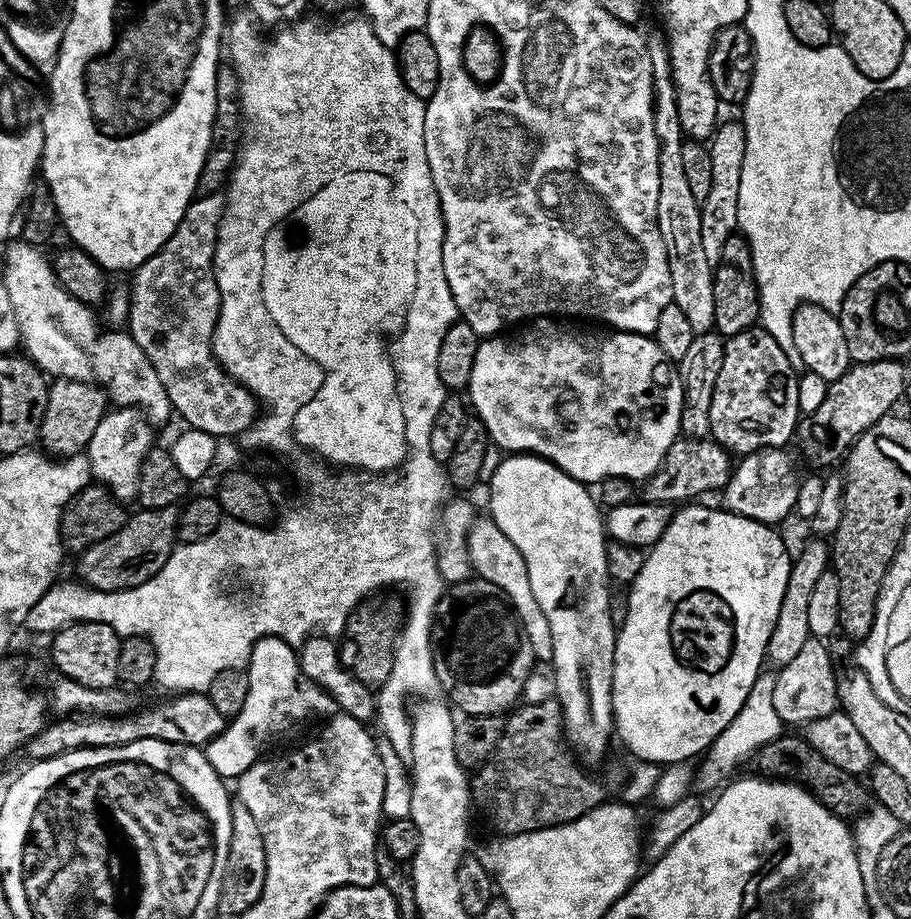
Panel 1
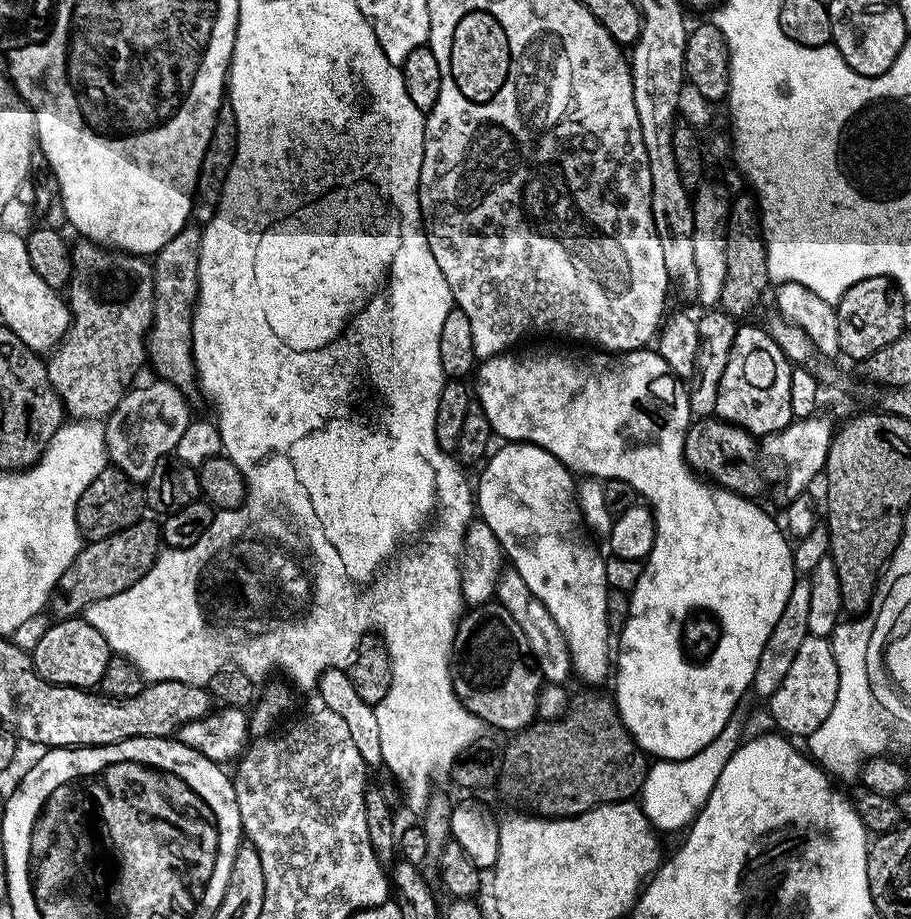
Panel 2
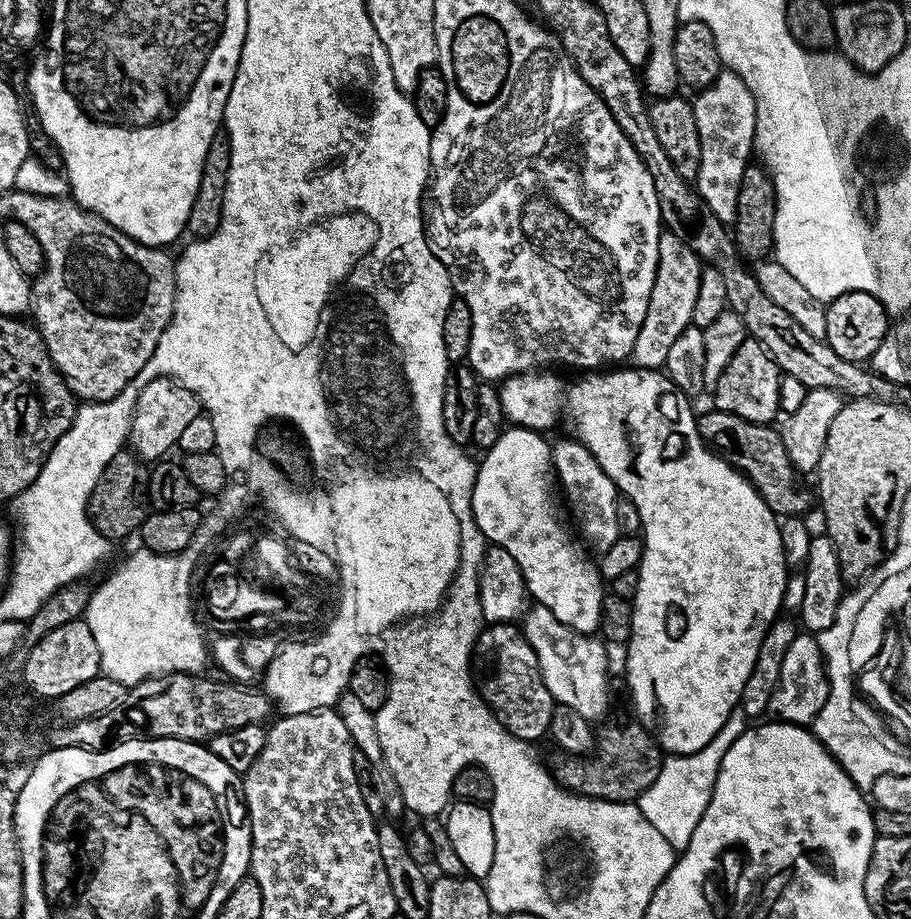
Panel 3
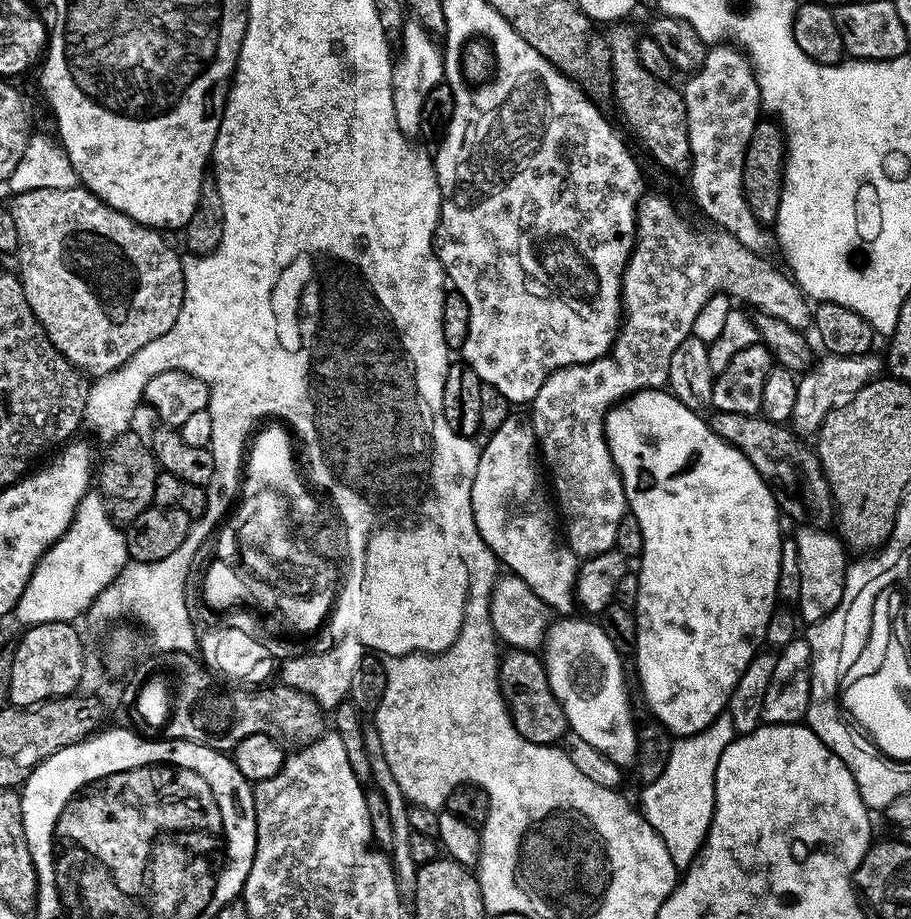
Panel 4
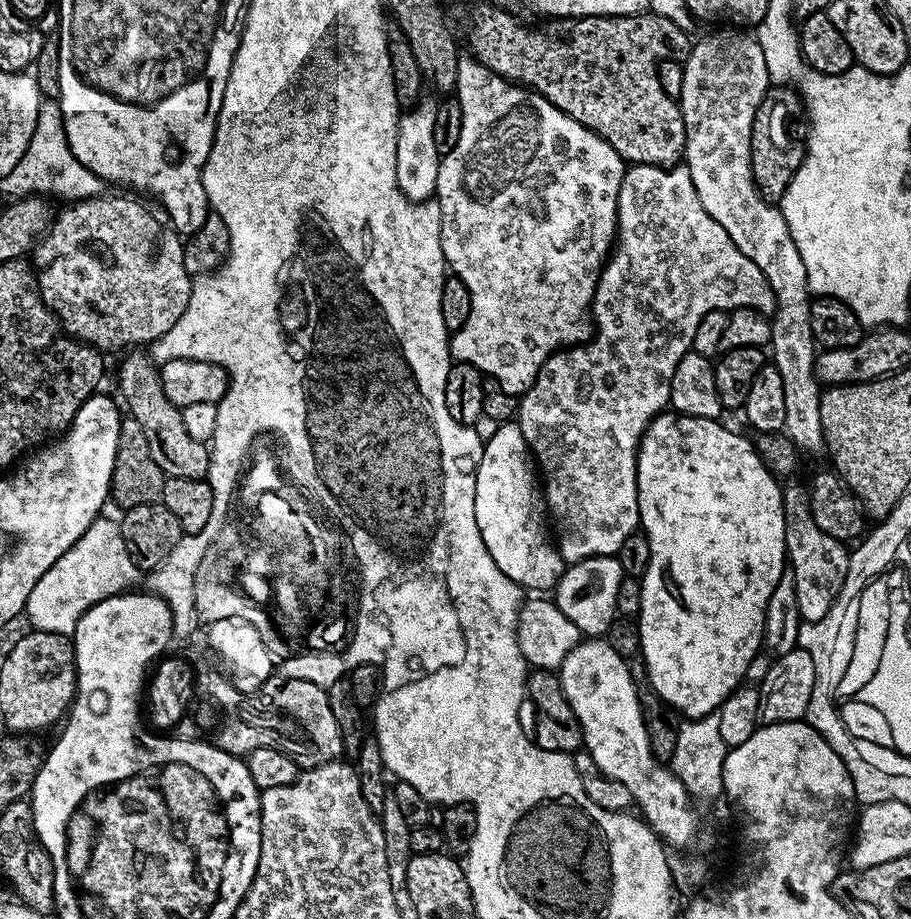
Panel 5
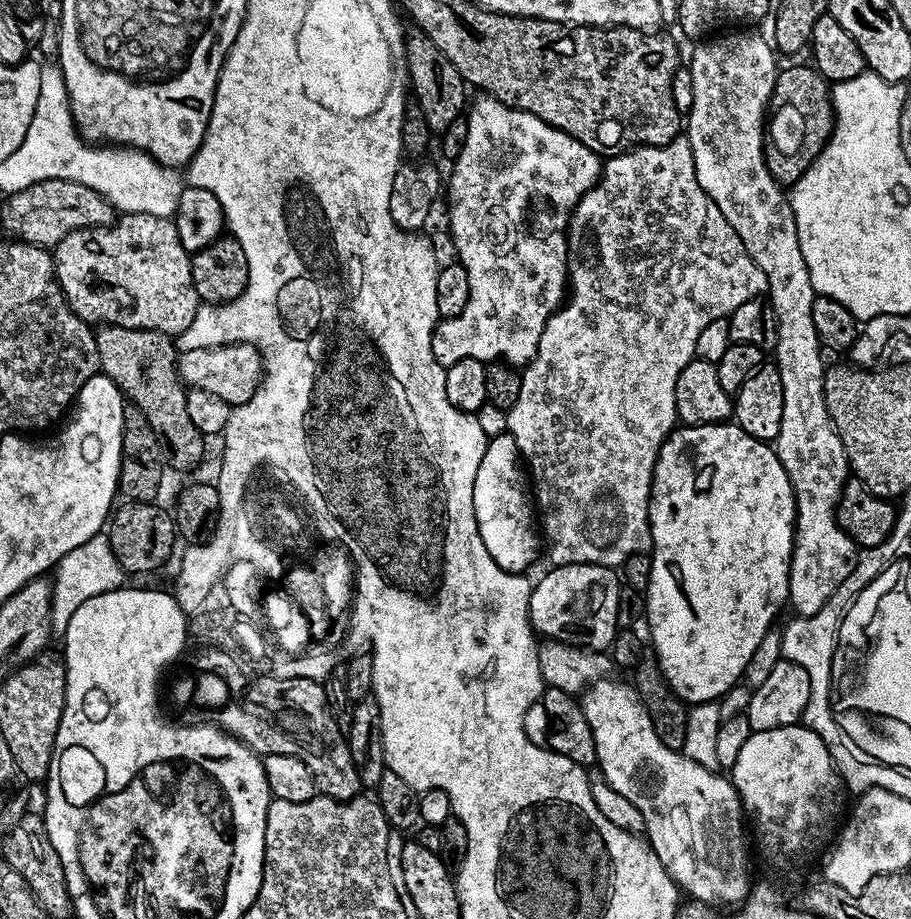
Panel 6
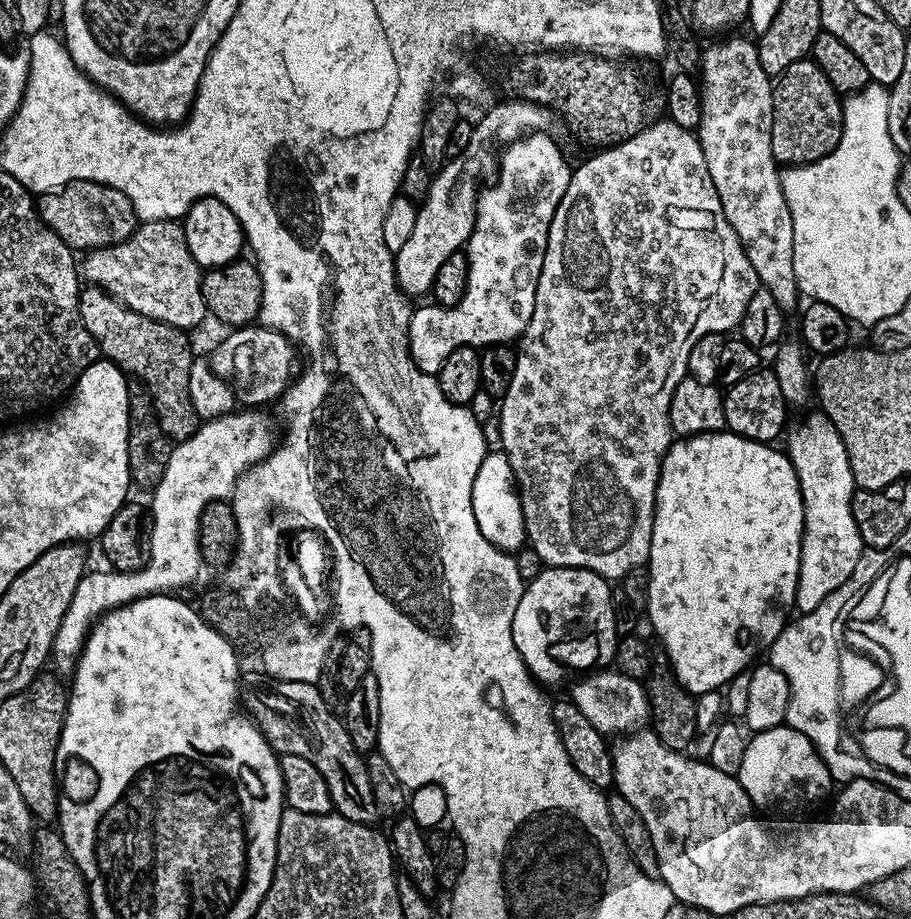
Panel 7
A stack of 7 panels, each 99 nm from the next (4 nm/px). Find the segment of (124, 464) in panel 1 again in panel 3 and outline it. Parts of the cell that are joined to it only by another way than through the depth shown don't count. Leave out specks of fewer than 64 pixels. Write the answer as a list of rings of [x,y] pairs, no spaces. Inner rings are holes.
[[[171,378],[150,382],[138,394],[136,409],[132,411],[128,440],[131,451],[145,462],[156,462],[167,457],[171,448],[175,449],[182,438],[182,429],[196,416],[201,415],[200,401],[195,394],[186,390]]]

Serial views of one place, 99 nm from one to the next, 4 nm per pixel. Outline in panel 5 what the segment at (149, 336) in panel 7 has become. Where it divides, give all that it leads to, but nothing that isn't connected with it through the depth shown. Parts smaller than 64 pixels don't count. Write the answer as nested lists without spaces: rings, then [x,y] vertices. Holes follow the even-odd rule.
[[[132,350],[120,364],[120,392],[124,395],[123,407],[142,425],[146,434],[146,443],[150,445],[150,455],[164,471],[165,477],[194,478],[203,480],[207,477],[210,466],[208,444],[190,438],[186,425],[182,423],[180,409],[168,401],[162,390],[160,370],[151,355],[144,350]]]

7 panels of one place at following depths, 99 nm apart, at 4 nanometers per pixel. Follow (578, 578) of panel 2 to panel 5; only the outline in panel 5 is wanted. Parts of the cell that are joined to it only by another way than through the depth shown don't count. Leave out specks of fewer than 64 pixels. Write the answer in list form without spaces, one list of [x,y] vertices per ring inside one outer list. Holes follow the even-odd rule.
[[[504,422],[493,428],[496,429],[493,430],[492,437],[484,440],[482,458],[476,471],[474,518],[478,522],[482,542],[486,542],[486,550],[491,558],[494,558],[502,574],[506,574],[506,578],[519,584],[521,589],[555,589],[557,582],[560,581],[560,575],[564,573],[566,562],[560,557],[560,549],[554,543],[554,536],[550,531],[550,513],[537,469],[530,459],[528,443],[519,423]]]

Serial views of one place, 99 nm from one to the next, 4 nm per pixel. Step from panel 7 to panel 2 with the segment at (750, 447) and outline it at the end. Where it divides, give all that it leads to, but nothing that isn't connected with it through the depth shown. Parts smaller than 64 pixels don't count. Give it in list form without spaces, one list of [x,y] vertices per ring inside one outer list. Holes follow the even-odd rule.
[[[651,347],[635,348],[629,352],[588,350],[592,352],[586,353],[585,356],[571,356],[568,352],[551,352],[548,348],[536,348],[533,352],[516,351],[520,350],[499,352],[497,356],[481,359],[474,372],[474,381],[476,380],[474,396],[482,406],[482,410],[486,410],[486,418],[490,418],[493,433],[497,437],[505,436],[503,439],[508,442],[537,444],[539,448],[562,461],[564,467],[573,473],[584,472],[580,474],[601,482],[605,480],[630,482],[637,497],[647,501],[652,509],[652,517],[656,520],[656,537],[647,560],[643,561],[644,569],[637,585],[631,590],[628,621],[618,633],[620,653],[617,656],[615,653],[614,656],[614,680],[616,676],[614,699],[626,730],[636,739],[636,745],[645,754],[661,760],[690,758],[717,738],[719,731],[726,726],[731,712],[738,705],[738,700],[752,687],[754,666],[758,666],[758,657],[762,655],[762,650],[766,646],[766,638],[770,638],[770,630],[774,630],[778,618],[782,618],[786,598],[790,598],[790,590],[798,579],[792,561],[793,545],[782,531],[777,517],[775,520],[766,509],[759,508],[756,505],[759,503],[755,499],[734,494],[729,488],[719,488],[717,484],[697,476],[688,465],[684,457],[684,439],[688,433],[688,426],[694,419],[688,405],[688,388],[685,381],[673,374],[670,366],[666,366],[659,352]]]

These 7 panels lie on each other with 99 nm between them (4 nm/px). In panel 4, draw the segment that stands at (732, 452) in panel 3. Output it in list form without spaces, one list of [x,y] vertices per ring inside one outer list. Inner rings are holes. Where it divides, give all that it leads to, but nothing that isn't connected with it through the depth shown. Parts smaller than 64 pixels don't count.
[[[713,411],[710,423],[714,434],[718,434],[730,446],[734,446],[758,470],[758,474],[772,489],[776,503],[783,515],[800,526],[831,529],[834,524],[834,501],[824,467],[820,458],[791,427],[775,424],[757,414],[734,414]]]

